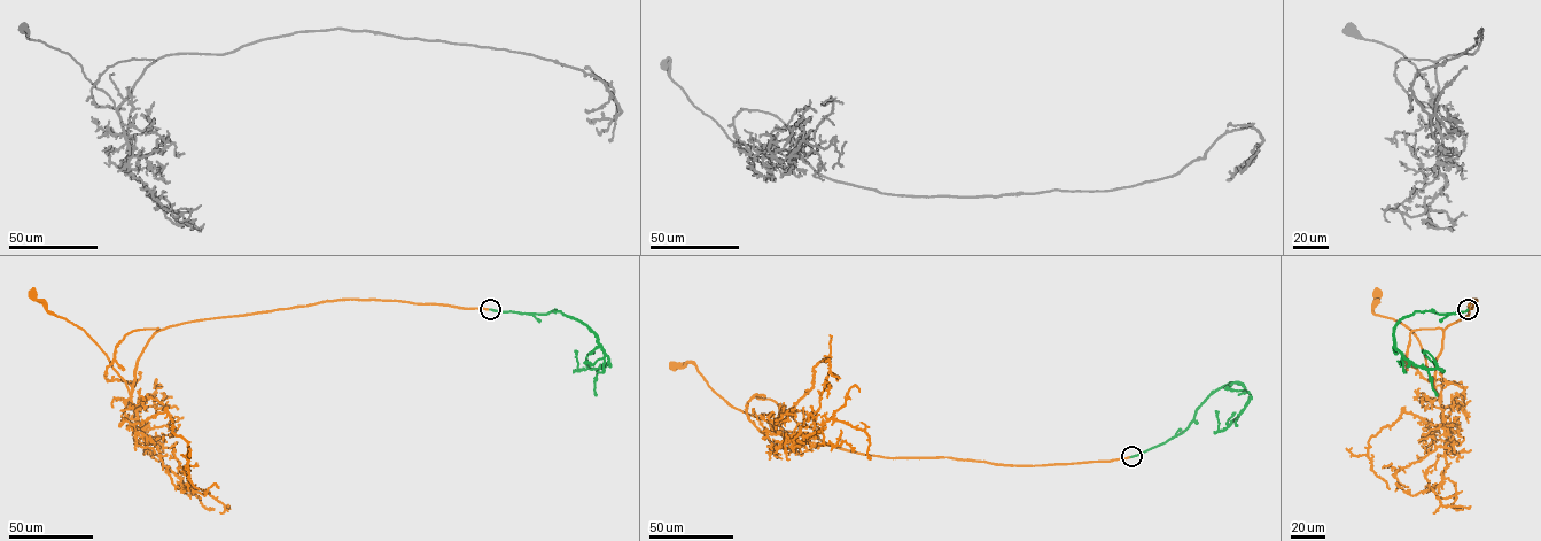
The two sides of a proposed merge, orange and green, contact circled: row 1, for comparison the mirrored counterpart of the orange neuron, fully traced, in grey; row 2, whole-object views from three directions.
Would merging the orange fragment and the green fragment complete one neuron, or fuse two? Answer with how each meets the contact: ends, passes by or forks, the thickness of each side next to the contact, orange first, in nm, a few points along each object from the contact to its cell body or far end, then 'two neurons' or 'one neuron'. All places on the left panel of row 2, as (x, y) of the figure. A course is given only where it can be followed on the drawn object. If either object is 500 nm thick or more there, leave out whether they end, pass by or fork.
orange ends there; green ends there; 240 nm thick on the orange side, 320 nm on the other; orange runs (490, 309), (343, 299), (170, 326), (154, 333), (144, 349), (130, 394), (92, 338), (49, 314), (32, 293); green runs (490, 309), (546, 314), (560, 311), (584, 323), (594, 334), (608, 360), (600, 368), (577, 370), (576, 350); one neuron

